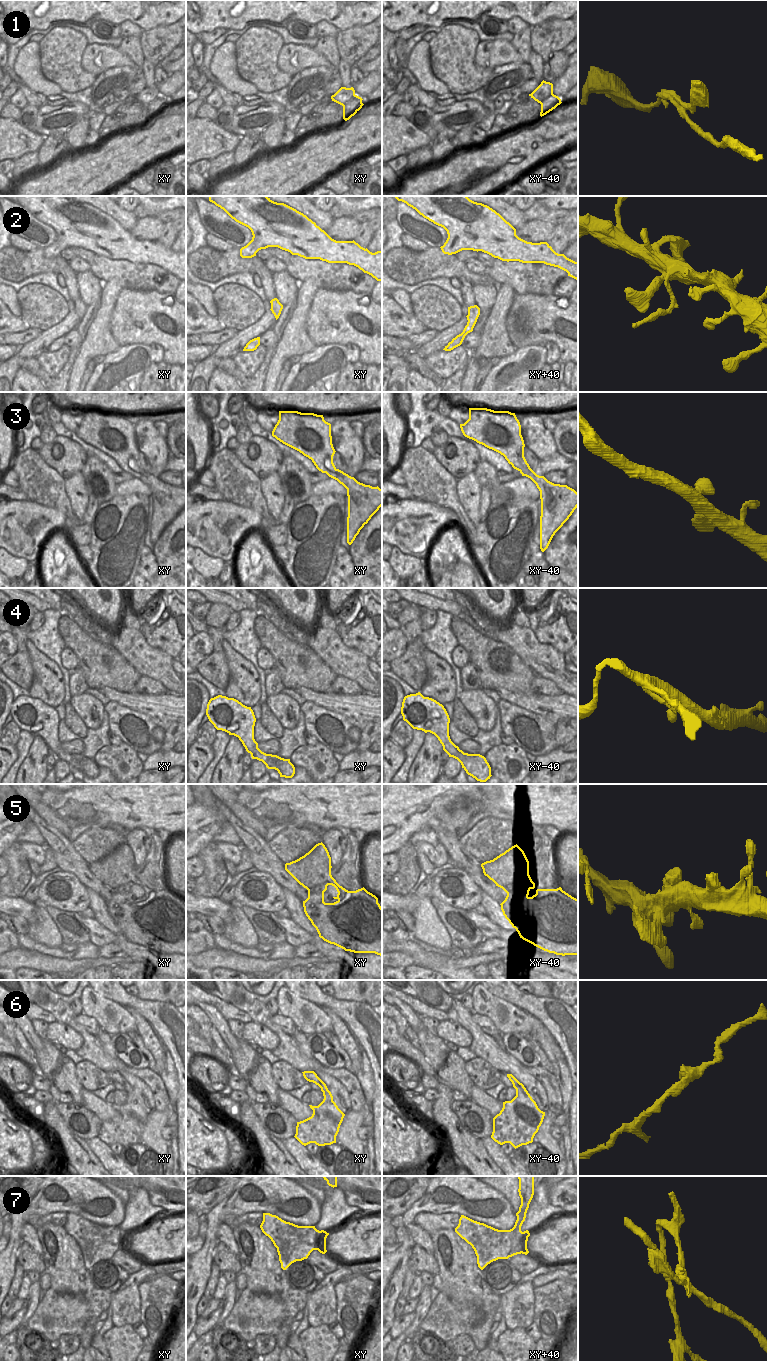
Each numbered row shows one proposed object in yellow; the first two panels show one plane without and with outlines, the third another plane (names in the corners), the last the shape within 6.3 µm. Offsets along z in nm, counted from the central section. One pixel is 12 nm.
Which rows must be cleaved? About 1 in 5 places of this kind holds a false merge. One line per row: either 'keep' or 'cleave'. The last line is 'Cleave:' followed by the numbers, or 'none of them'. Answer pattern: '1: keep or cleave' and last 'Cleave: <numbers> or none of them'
1: cleave
2: keep
3: keep
4: keep
5: keep
6: keep
7: cleave
Cleave: 1, 7

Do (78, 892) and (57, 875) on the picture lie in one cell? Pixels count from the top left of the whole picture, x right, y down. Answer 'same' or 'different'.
same

